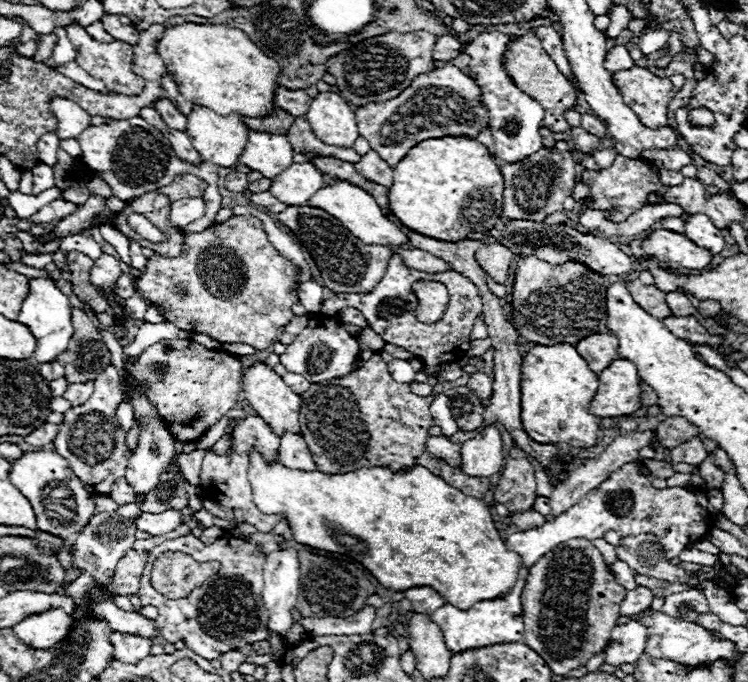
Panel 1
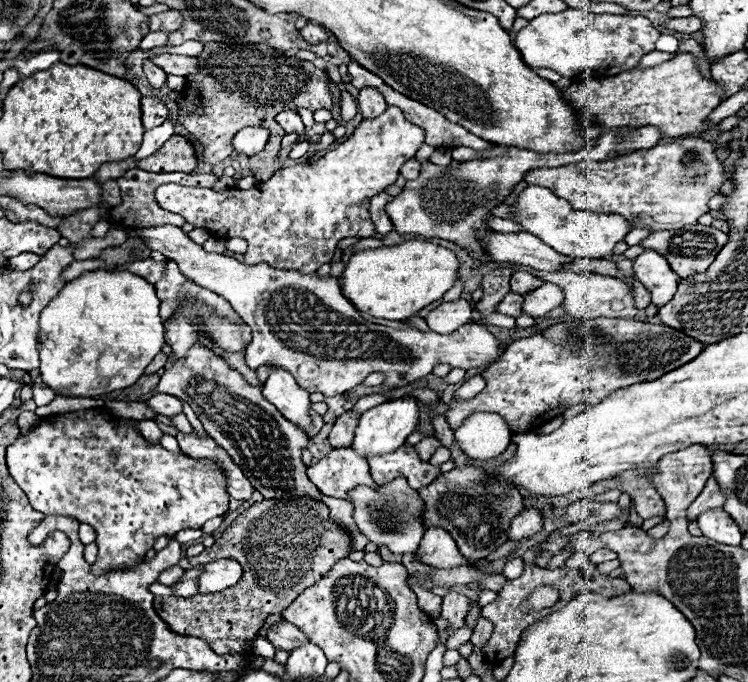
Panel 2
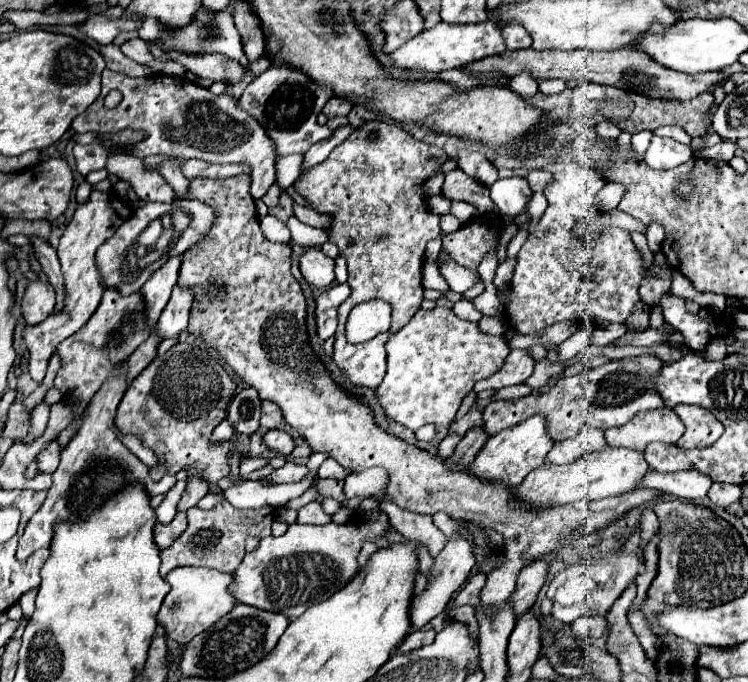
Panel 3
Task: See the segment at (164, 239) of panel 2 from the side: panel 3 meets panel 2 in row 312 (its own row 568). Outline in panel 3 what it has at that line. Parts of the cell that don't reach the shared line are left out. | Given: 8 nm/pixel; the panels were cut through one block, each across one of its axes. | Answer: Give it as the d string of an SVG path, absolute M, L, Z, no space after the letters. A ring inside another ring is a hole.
M376 510L368 520L350 520L348 524L292 524L282 536L262 538L258 550L244 556L230 590L234 590L236 600L242 604L284 614L294 620L312 604L320 604L344 588L360 570L358 552L362 550L362 544L366 540L376 542L388 532L388 528L388 516L382 510Z

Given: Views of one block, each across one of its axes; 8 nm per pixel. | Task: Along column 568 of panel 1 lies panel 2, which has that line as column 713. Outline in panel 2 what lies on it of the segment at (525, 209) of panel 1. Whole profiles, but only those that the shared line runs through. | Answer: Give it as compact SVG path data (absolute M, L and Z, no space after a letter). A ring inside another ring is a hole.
M676 138L668 144L656 144L634 152L620 154L604 162L578 162L556 168L538 168L526 174L526 184L550 188L558 198L572 204L574 210L614 212L622 214L632 228L648 226L656 230L674 230L696 224L708 210L708 202L716 196L730 172L714 154L714 144L702 138Z

